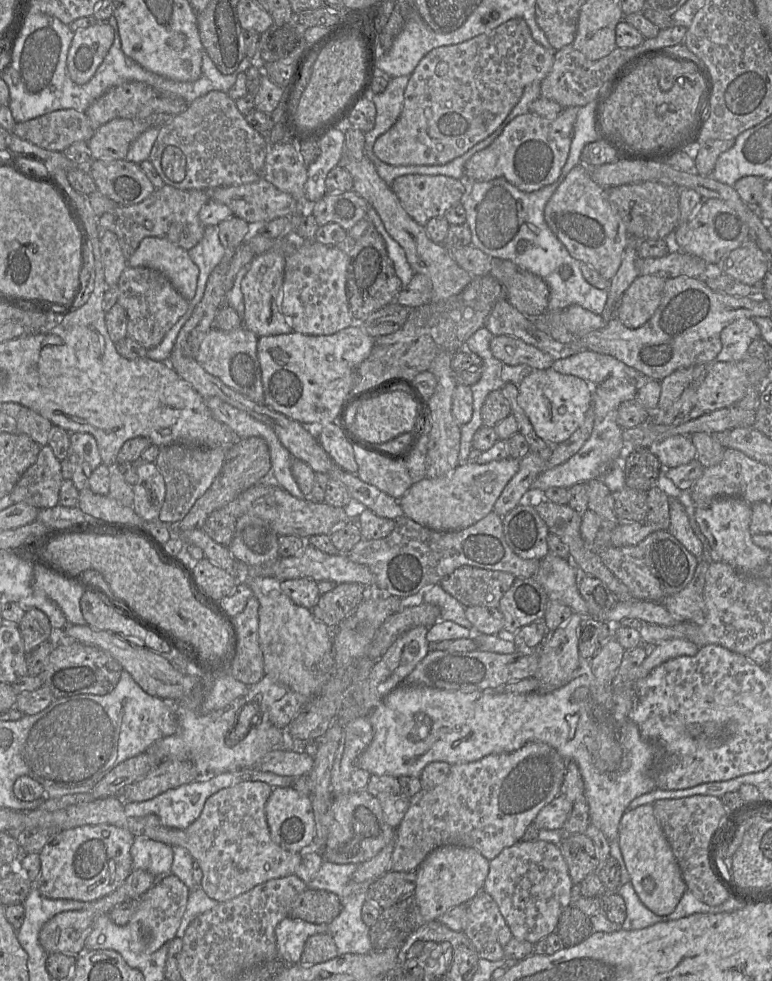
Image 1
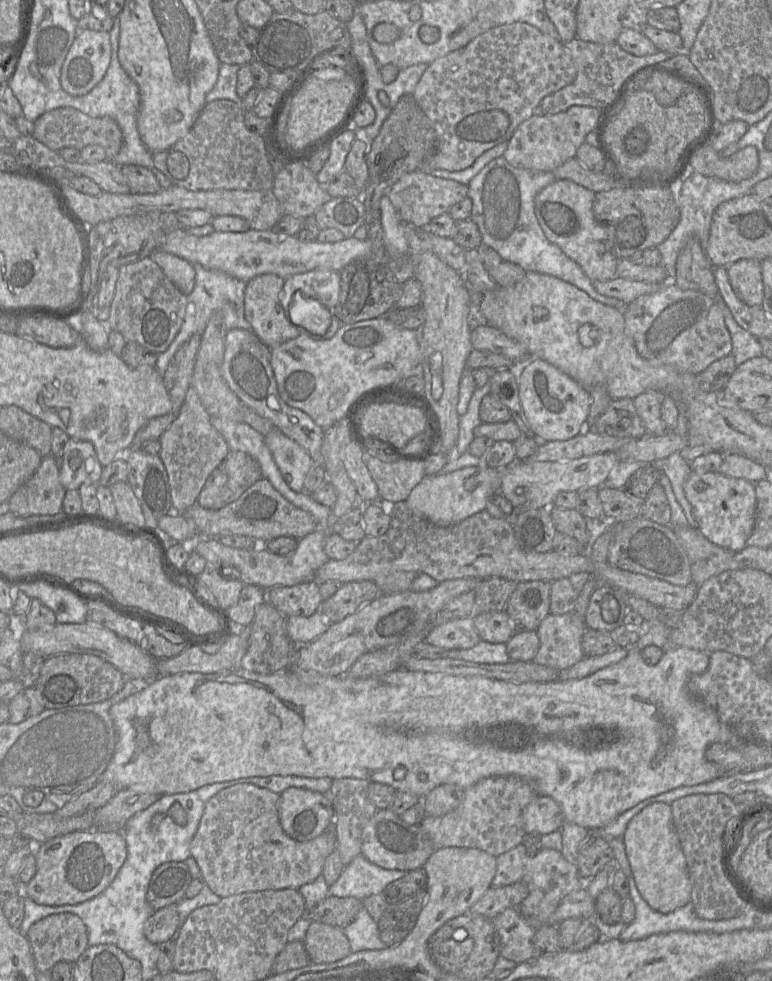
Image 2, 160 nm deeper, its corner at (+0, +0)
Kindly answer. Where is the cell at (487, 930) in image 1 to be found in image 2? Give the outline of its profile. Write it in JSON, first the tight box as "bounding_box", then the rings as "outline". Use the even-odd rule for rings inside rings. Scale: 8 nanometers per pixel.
{"bounding_box":[492,908,537,964],"outline":[[[517,908],[506,909],[492,920],[500,939],[500,956],[516,964],[534,956],[532,939],[537,927],[529,923]]]}

